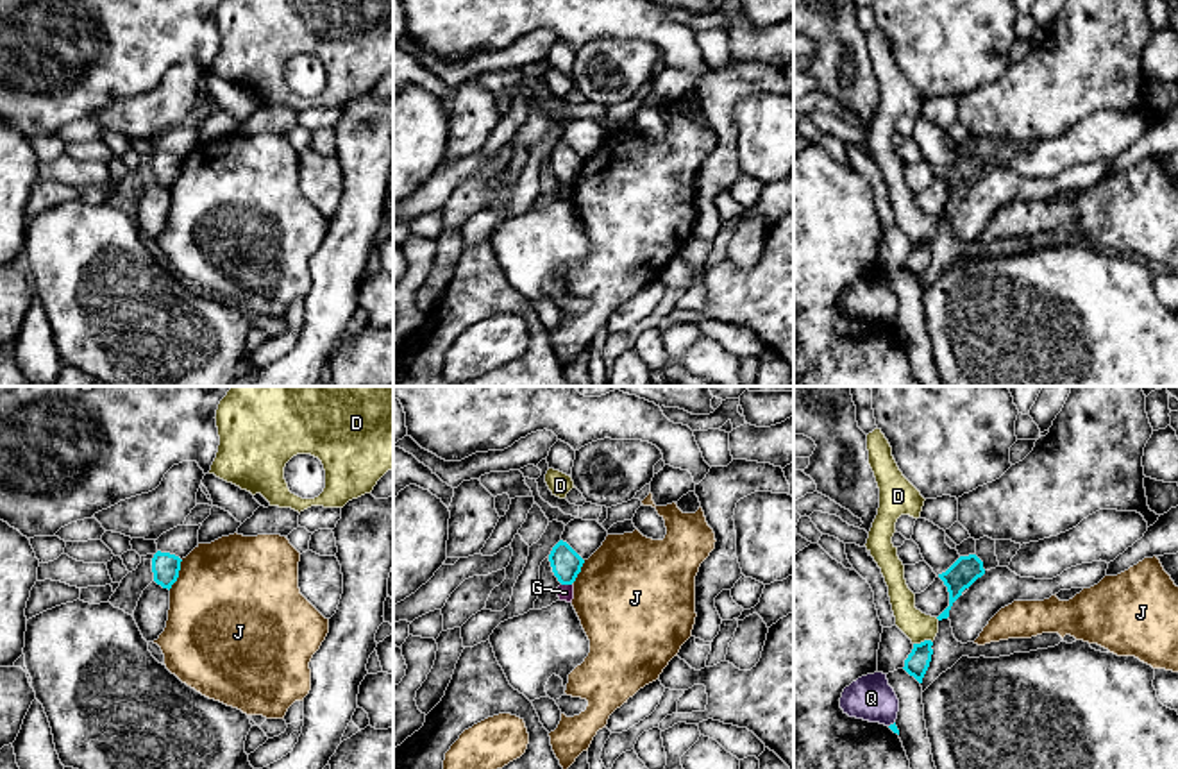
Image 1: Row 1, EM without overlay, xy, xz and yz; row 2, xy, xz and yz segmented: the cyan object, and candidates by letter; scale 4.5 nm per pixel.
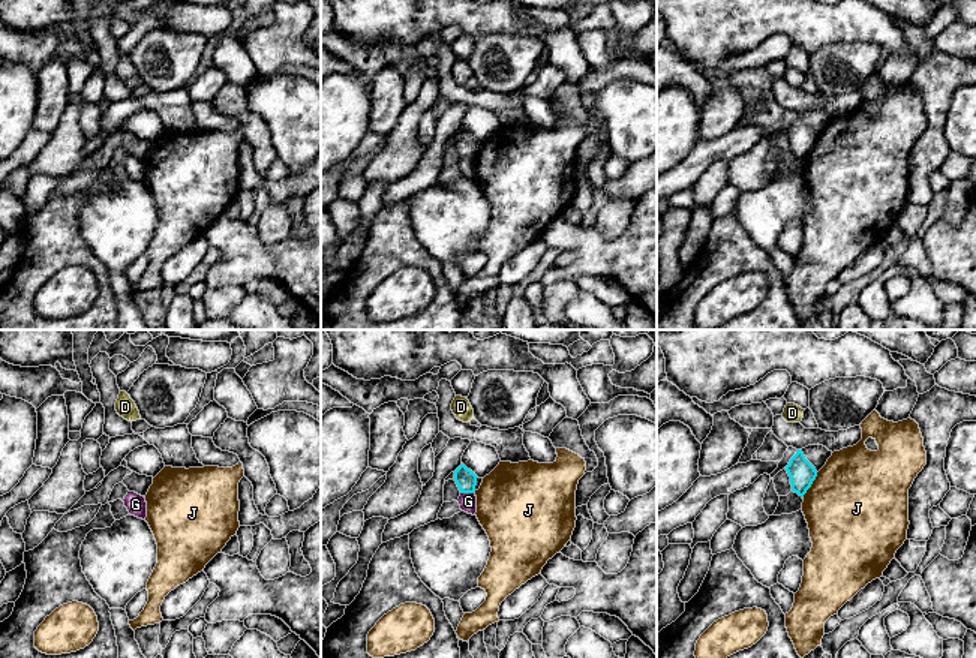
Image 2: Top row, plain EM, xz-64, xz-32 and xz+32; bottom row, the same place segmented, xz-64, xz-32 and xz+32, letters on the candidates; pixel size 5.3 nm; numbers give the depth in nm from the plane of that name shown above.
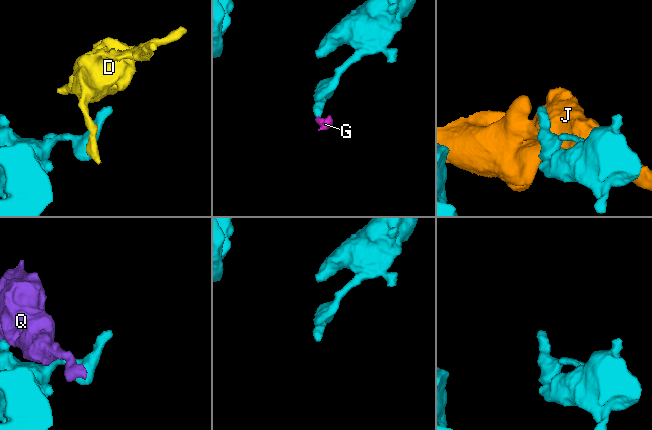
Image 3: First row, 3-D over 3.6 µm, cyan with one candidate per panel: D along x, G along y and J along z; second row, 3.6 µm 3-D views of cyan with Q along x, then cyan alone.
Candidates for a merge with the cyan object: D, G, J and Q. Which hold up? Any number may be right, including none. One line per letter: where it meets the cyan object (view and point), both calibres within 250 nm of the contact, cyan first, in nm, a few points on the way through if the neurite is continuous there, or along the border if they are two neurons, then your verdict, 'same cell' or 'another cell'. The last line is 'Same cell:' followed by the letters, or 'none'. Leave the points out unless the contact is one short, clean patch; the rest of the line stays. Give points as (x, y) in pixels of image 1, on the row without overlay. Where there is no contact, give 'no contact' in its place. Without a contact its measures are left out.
D: meets cyan in yz at (925, 240); 110 nm thick on the cyan side, 140 nm on the other; border along yz (932, 240), (914, 244); another cell
G: meets cyan in xz at (567, 183); 140 nm thick on the cyan side, 80 nm on the other; runs through xz (565, 161), (567, 183), (565, 192); same cell
J: meets cyan in xy at (177, 174); 120 nm thick on the cyan side, 500 nm on the other; another cell
Q: meets cyan in yz at (891, 324); 30 nm thick on the cyan side, 200 nm on the other; another cell
Same cell: G

